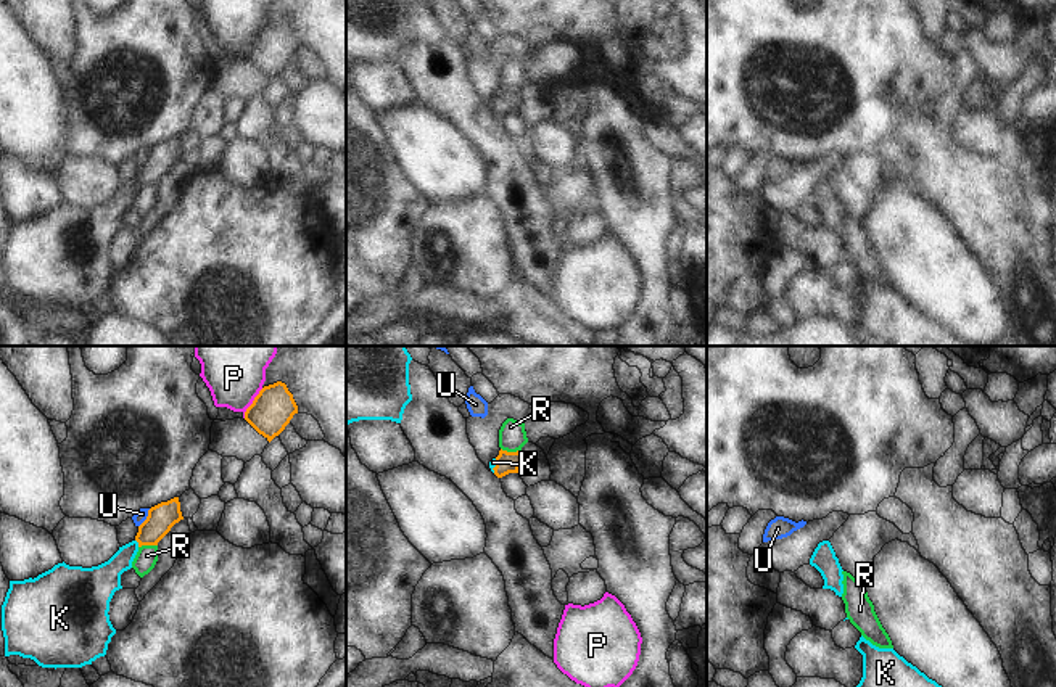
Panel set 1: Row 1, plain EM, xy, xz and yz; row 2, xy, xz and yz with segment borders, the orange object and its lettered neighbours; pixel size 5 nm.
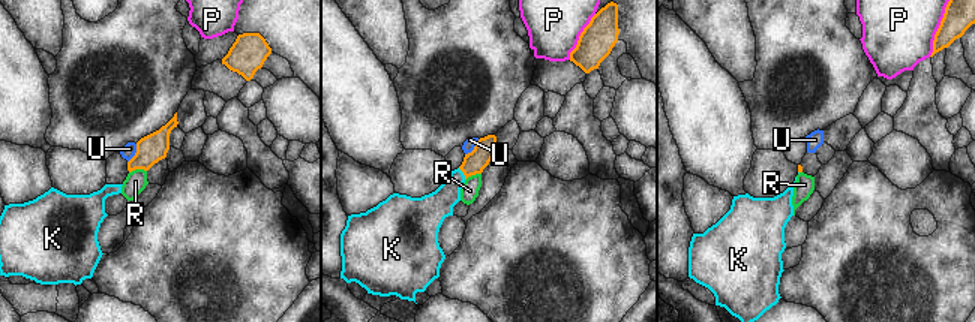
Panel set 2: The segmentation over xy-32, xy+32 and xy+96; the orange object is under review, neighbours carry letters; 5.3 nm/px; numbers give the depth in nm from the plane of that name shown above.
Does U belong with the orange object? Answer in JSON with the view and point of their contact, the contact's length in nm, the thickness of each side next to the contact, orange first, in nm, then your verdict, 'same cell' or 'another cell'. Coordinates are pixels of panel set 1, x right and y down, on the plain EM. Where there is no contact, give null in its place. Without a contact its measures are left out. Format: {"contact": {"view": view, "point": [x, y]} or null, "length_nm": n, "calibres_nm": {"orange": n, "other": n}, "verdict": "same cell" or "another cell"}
{"contact": {"view": "xy", "point": [147, 158]}, "length_nm": 110, "calibres_nm": {"orange": 140, "other": 60}, "verdict": "another cell"}

